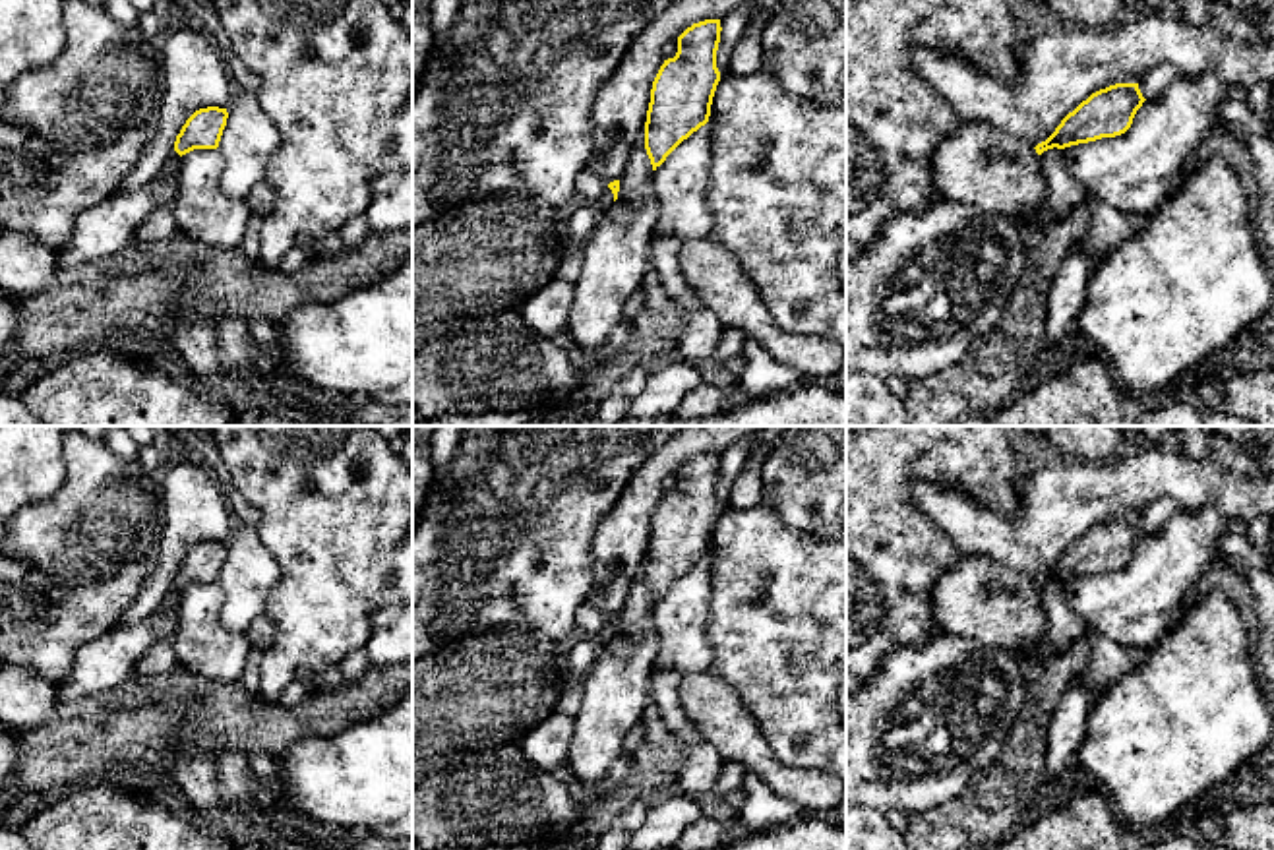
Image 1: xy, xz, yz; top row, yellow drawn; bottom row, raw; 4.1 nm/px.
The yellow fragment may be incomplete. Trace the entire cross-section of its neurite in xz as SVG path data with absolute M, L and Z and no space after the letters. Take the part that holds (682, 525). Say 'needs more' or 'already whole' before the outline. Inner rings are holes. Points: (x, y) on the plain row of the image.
already whole; M720 453L693 457L678 471L678 486L664 494L652 523L645 556L645 583L656 604L693 565L709 556L720 515L716 484Z

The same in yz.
already whole; M1115 517L1100 523L1069 546L1055 565L1034 583L1042 589L1053 581L1065 583L1102 571L1121 569L1131 562L1144 534L1138 517Z

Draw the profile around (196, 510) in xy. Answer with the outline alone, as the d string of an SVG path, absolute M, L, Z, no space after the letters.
M182 459L163 478L159 490L163 527L153 554L153 567L139 594L118 623L139 623L149 618L174 585L176 569L199 542L228 542L234 517L219 480L197 459Z

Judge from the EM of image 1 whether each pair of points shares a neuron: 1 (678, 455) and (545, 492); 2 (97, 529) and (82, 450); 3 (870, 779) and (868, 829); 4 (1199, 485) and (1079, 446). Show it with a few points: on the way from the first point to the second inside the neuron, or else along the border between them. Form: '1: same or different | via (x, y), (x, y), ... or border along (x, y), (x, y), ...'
1: different | border along (663, 446), (637, 467), (612, 506)
2: same | via (97, 510), (97, 481), (91, 469)
3: different | border along (866, 806), (883, 816)
4: different | border along (1122, 452), (1106, 461), (1073, 461), (1069, 457)

